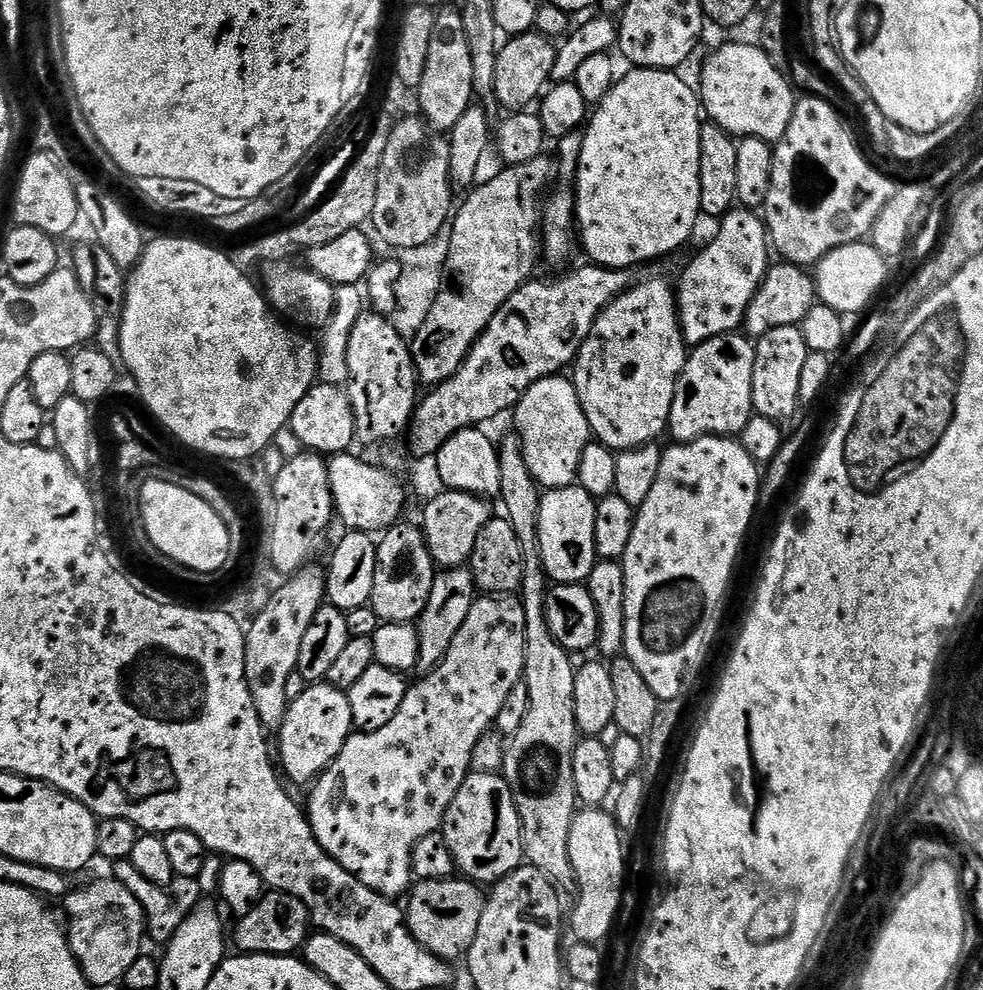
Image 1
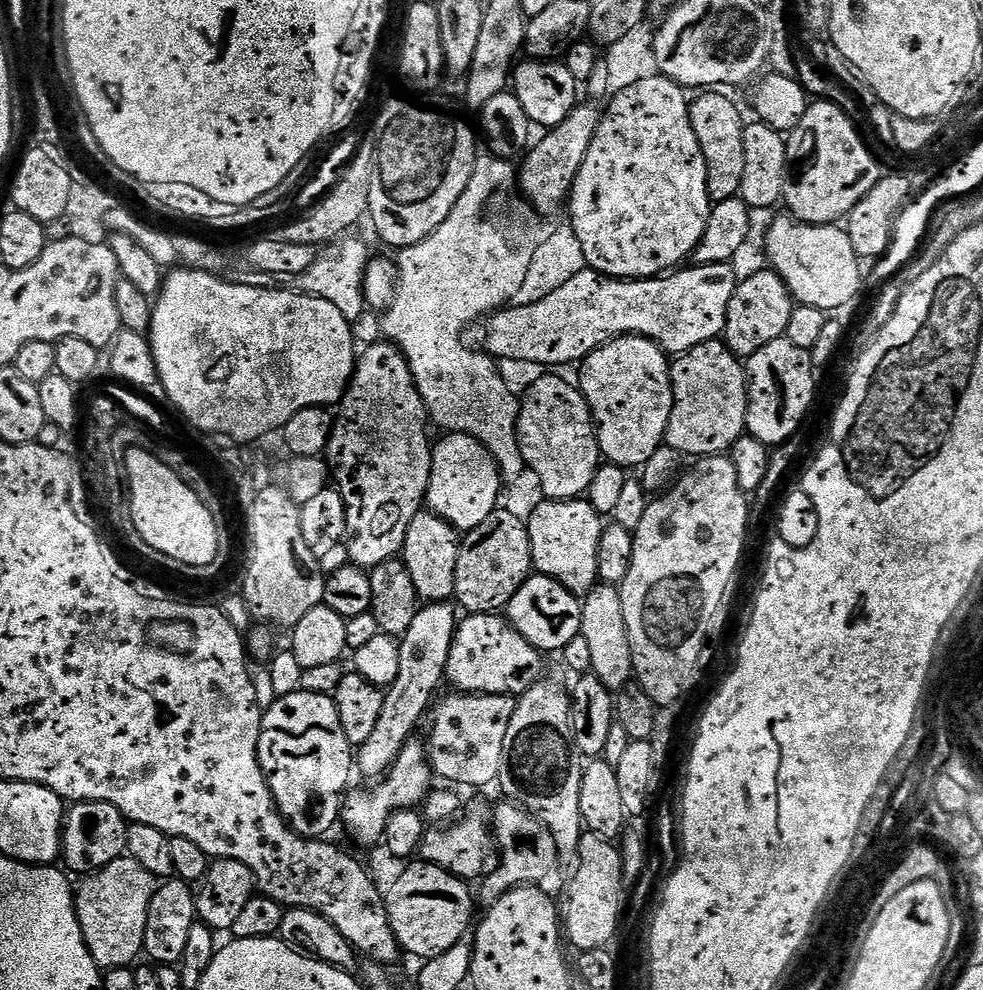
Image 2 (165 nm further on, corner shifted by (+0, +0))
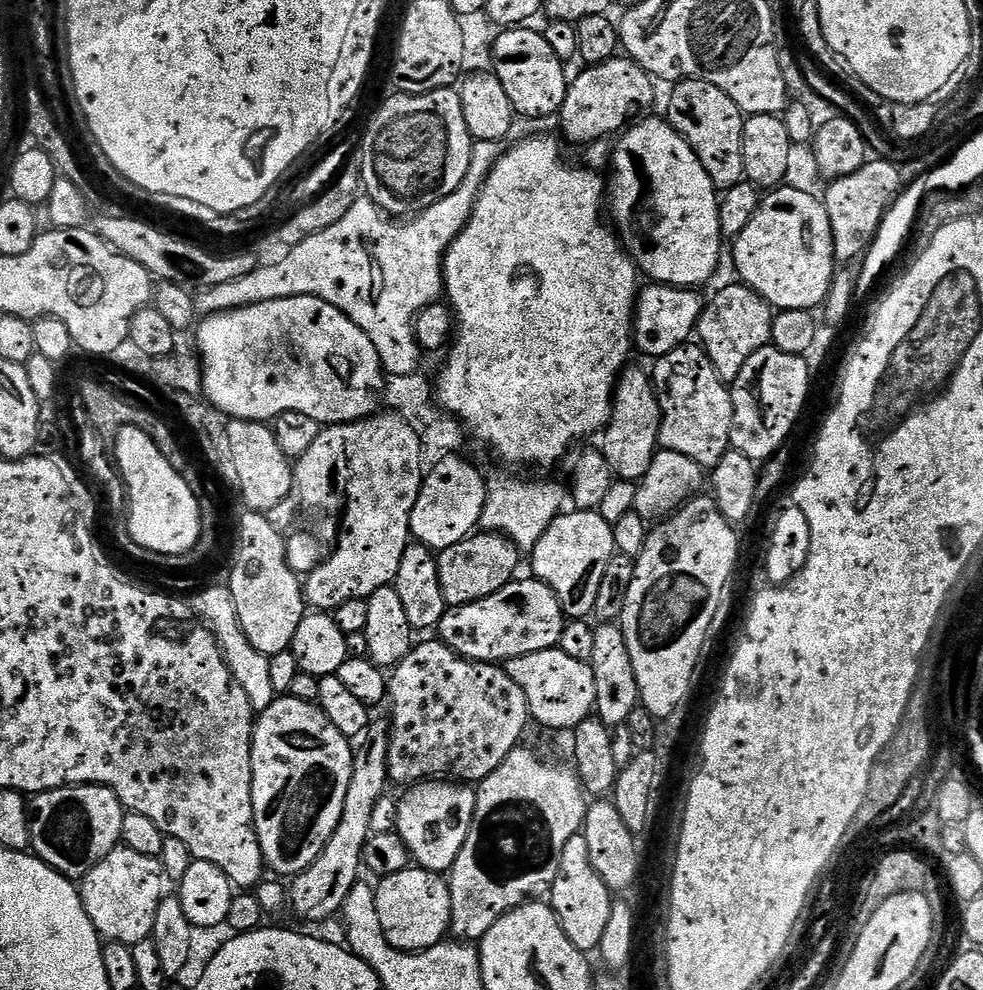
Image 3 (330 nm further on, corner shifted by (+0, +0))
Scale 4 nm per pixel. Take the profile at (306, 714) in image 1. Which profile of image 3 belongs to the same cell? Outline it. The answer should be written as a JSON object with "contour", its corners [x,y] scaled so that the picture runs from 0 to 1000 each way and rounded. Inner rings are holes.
{"contour":[[[289,701],[281,705],[273,716],[263,720],[256,737],[256,817],[258,818],[262,851],[269,864],[269,872],[276,880],[278,877],[282,881],[280,883],[282,886],[290,887],[289,885],[293,885],[292,887],[299,887],[304,881],[311,880],[326,866],[332,851],[336,851],[340,838],[344,838],[344,830],[348,826],[348,814],[352,814],[352,802],[358,785],[360,756],[357,756],[354,752],[357,752],[355,744],[347,741],[344,733],[340,733],[340,729],[336,729],[336,725],[332,725],[332,721],[325,713],[315,709],[307,709],[295,701]]]}

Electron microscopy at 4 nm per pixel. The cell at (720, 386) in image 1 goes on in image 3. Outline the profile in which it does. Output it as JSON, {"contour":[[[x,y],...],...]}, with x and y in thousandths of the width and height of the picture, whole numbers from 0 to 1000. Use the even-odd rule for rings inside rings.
{"contour":[[[701,345],[682,354],[682,358],[666,365],[665,391],[671,404],[671,446],[670,452],[678,456],[696,459],[713,471],[726,471],[743,456],[745,446],[745,423],[747,410],[742,389],[726,374],[726,366],[716,356],[711,346]]]}

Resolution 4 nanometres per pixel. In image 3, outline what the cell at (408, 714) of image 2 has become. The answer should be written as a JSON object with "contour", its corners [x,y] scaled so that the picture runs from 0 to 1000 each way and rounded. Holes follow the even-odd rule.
{"contour":[[[394,730],[377,736],[376,742],[369,748],[370,757],[361,761],[358,770],[358,785],[352,802],[352,814],[348,814],[348,826],[344,830],[344,838],[332,851],[326,866],[309,881],[304,881],[295,893],[295,917],[301,925],[309,929],[334,929],[349,918],[356,899],[367,888],[370,856],[374,845],[379,843],[376,825],[380,822],[380,814],[385,814],[385,806],[396,799],[395,786],[395,748],[397,735]]]}

